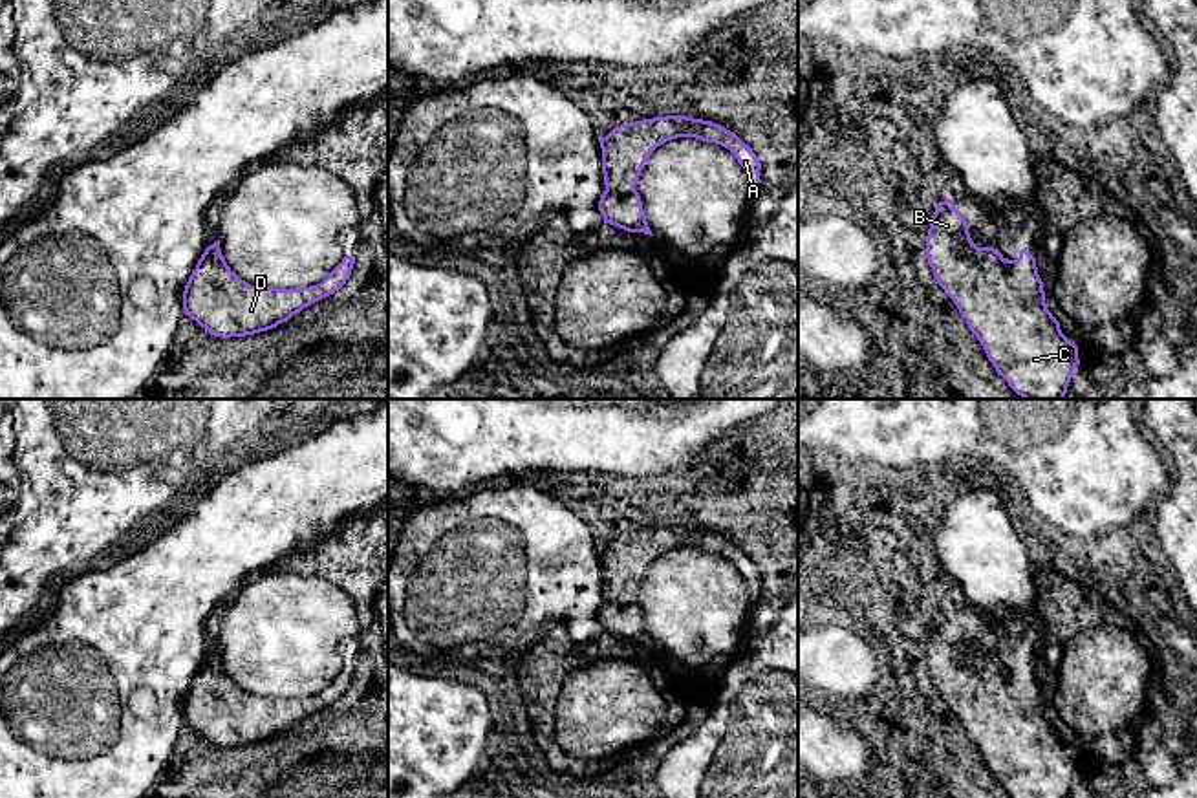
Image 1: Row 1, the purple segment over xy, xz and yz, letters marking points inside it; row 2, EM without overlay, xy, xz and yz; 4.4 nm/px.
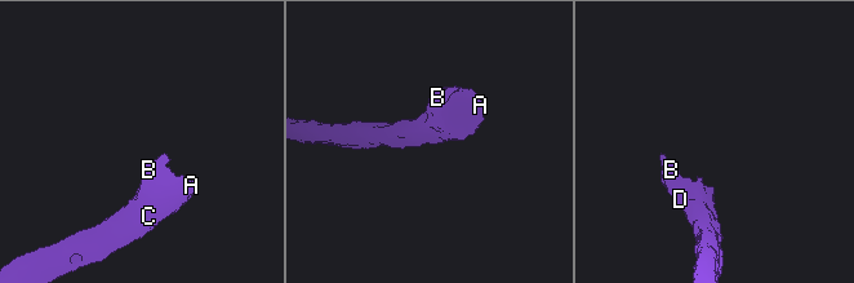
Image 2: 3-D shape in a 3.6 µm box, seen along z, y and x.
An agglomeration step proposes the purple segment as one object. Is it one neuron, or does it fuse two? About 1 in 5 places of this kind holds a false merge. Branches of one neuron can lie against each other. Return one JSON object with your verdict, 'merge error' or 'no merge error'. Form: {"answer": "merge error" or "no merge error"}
{"answer": "no merge error"}

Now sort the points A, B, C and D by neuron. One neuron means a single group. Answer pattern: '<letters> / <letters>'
A B C D

